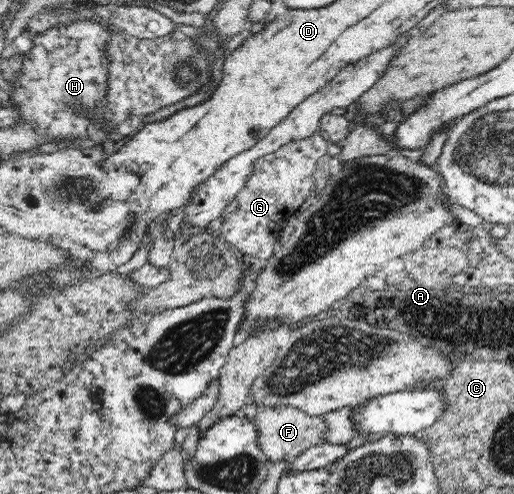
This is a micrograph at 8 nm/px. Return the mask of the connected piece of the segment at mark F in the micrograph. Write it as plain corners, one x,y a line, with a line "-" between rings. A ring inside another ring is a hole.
291,405
262,407
253,421
258,434
258,445
262,453
269,459
270,464
284,460
292,461
305,449
326,442
323,438
326,431
324,417
322,415
306,415

